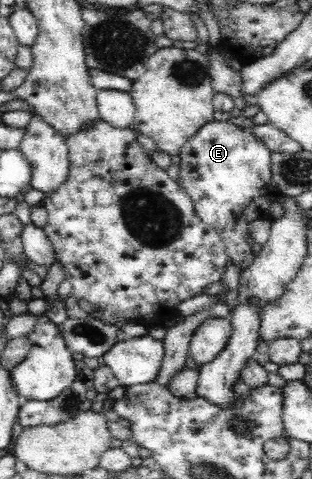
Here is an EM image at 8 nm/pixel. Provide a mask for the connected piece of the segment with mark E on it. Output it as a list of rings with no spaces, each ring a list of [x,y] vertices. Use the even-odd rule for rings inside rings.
[[[214,120],[204,125],[182,145],[179,156],[181,163],[177,181],[192,198],[196,214],[221,237],[231,262],[239,267],[239,271],[246,271],[256,257],[252,245],[246,240],[250,237],[249,224],[256,220],[270,220],[270,209],[282,196],[276,182],[272,180],[270,149],[256,139],[249,128],[240,128],[230,120]]]

